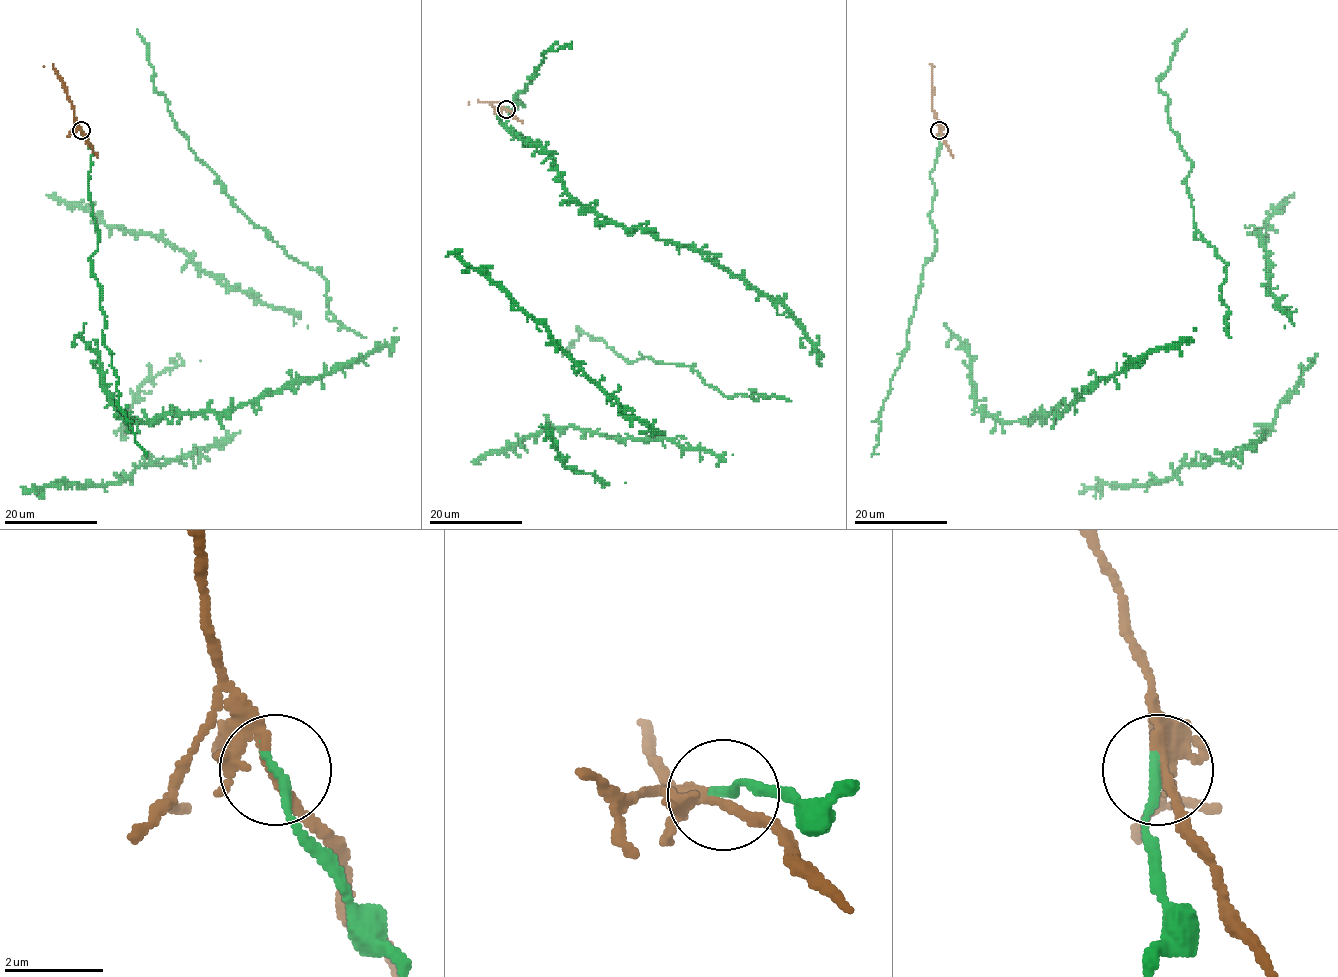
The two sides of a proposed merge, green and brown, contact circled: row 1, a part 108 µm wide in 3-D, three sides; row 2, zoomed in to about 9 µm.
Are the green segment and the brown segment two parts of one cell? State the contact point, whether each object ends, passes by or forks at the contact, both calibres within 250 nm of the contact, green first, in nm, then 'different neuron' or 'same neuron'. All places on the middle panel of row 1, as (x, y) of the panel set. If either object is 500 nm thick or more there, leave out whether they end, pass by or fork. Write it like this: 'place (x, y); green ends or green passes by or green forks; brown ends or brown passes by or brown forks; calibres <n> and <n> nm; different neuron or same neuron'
place (506, 109); green ends; brown passes by; calibres 200 and 180 nm; different neuron

